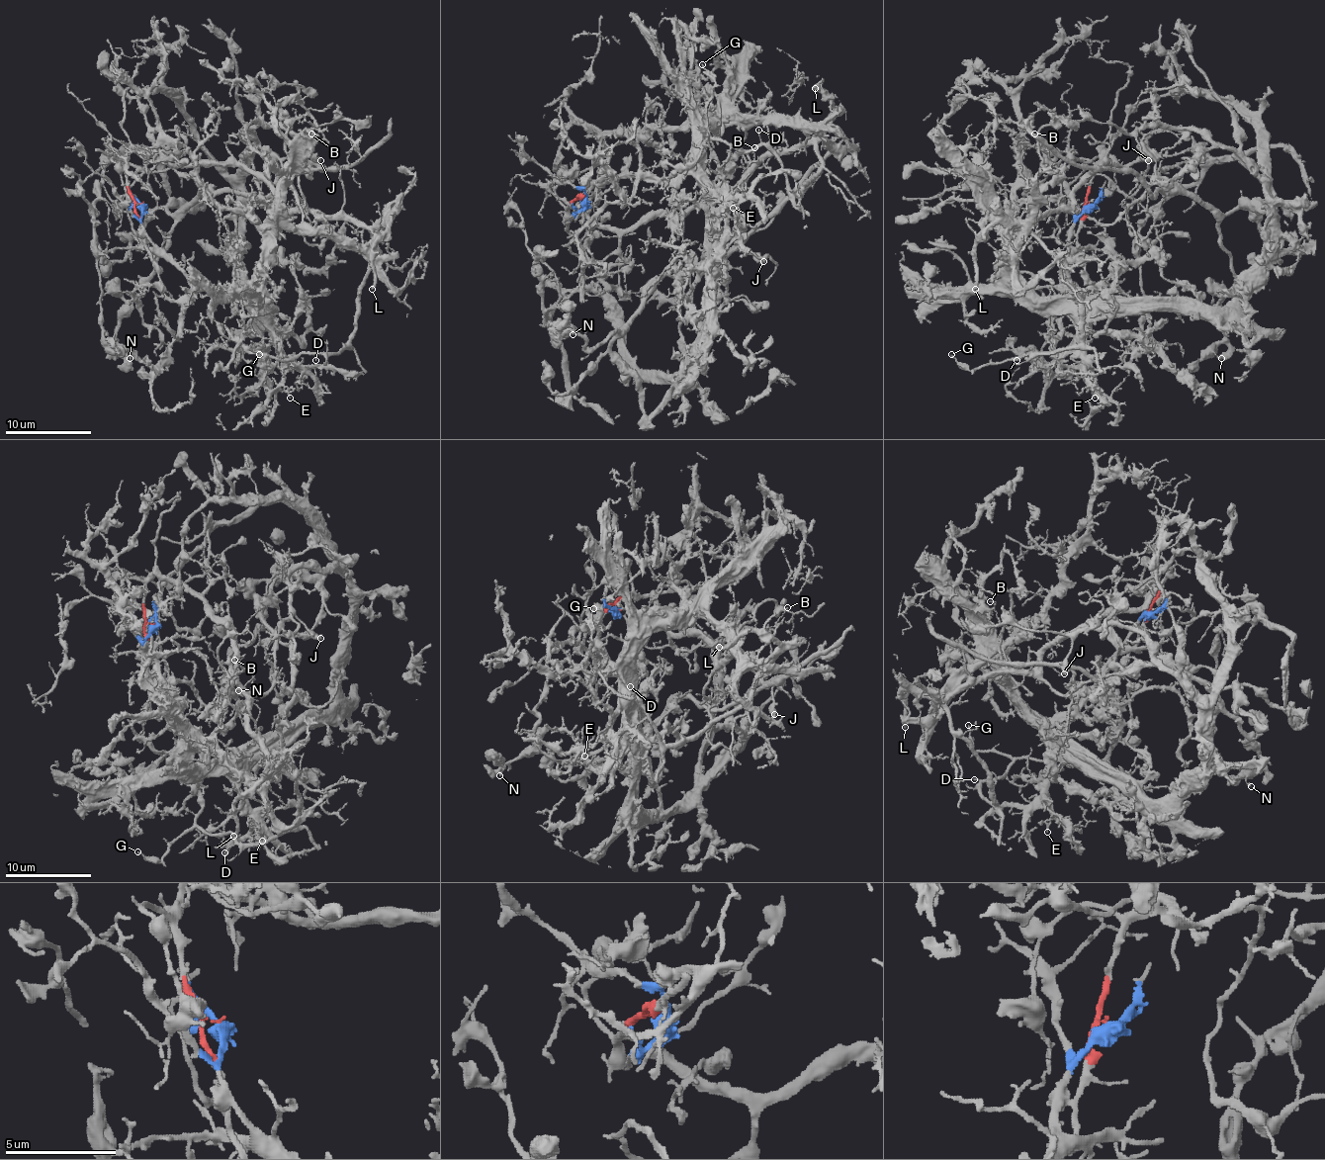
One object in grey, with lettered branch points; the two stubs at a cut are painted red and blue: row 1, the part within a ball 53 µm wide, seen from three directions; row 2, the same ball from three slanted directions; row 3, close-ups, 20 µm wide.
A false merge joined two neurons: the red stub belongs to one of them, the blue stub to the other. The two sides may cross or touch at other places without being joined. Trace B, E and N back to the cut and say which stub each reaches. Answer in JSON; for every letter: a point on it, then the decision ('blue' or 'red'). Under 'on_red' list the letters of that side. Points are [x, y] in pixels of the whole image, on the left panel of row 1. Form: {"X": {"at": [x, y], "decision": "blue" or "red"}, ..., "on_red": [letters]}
{"B": {"at": [311, 133], "decision": "red"}, "E": {"at": [290, 398], "decision": "blue"}, "N": {"at": [130, 358], "decision": "red"}, "on_red": ["B", "N"]}

